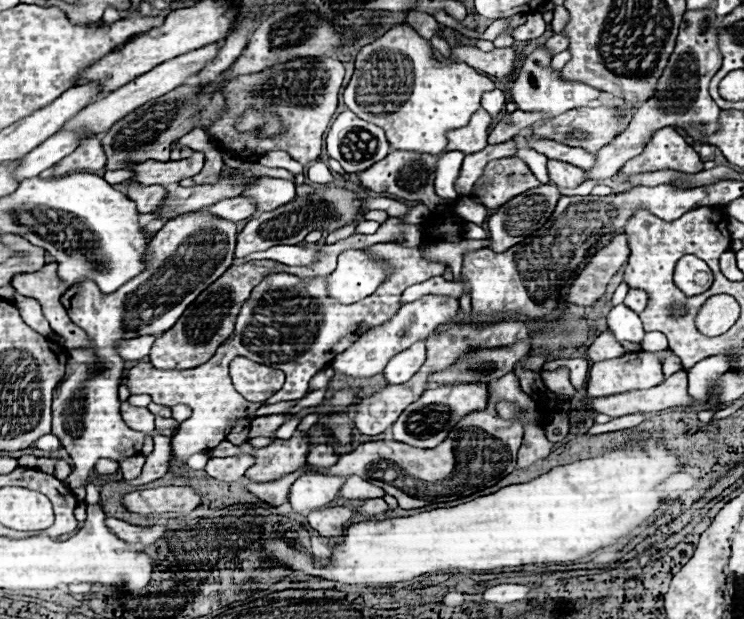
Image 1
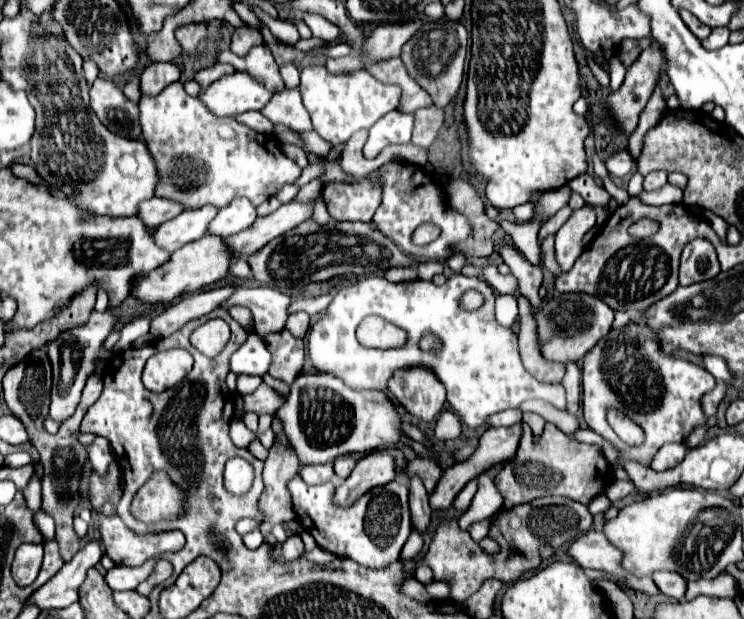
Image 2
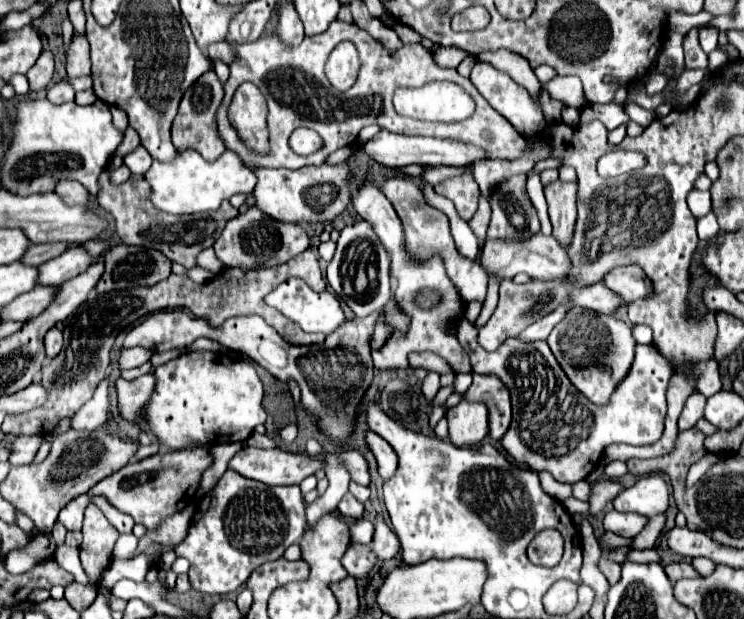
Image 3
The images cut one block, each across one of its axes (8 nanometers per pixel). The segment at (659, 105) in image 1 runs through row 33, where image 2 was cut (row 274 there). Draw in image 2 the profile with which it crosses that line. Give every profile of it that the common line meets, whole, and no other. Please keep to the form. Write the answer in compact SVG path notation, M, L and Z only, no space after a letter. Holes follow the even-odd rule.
M694 238L684 246L680 262L680 286L690 286L702 280L718 276L720 264L716 260L716 248L708 238Z

